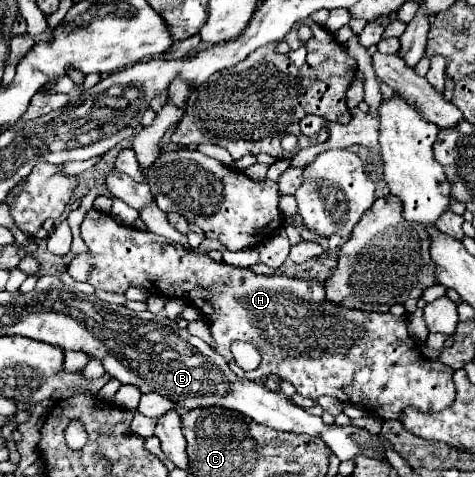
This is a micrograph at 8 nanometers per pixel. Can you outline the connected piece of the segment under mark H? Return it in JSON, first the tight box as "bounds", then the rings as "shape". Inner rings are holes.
{"bounds":[67,208,455,420],"shape":[[[91,208],[81,224],[81,236],[89,250],[73,258],[67,272],[79,280],[89,282],[95,288],[109,290],[115,294],[125,294],[127,288],[143,288],[149,294],[165,296],[165,298],[183,298],[193,308],[197,308],[209,322],[213,322],[213,338],[217,342],[217,354],[221,354],[229,368],[243,376],[245,380],[259,382],[263,376],[275,374],[283,380],[291,382],[295,390],[311,400],[319,396],[333,396],[341,402],[357,404],[367,412],[377,414],[383,420],[397,420],[405,406],[415,406],[421,412],[437,412],[453,404],[455,400],[455,384],[453,384],[453,368],[441,362],[427,360],[419,354],[419,348],[407,332],[407,310],[405,306],[393,306],[389,312],[363,312],[349,310],[329,300],[321,300],[323,282],[317,278],[301,280],[289,278],[285,274],[253,274],[247,268],[235,268],[223,262],[209,258],[207,254],[189,252],[181,244],[165,242],[161,236],[151,232],[141,232],[137,228],[125,226],[117,222],[113,216]],[[233,340],[243,340],[253,344],[261,354],[261,364],[253,372],[243,372],[229,350]]]}

